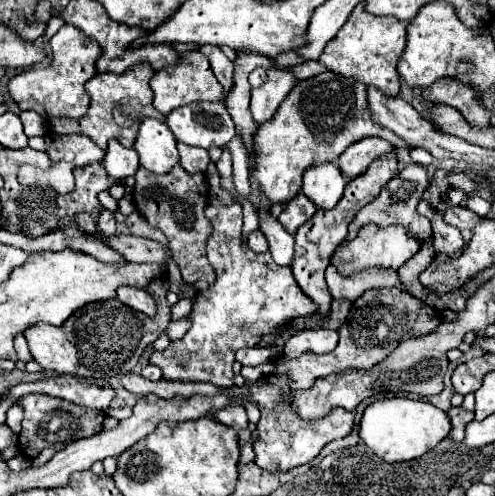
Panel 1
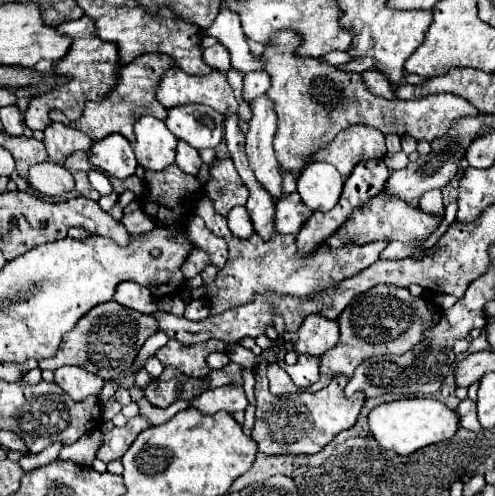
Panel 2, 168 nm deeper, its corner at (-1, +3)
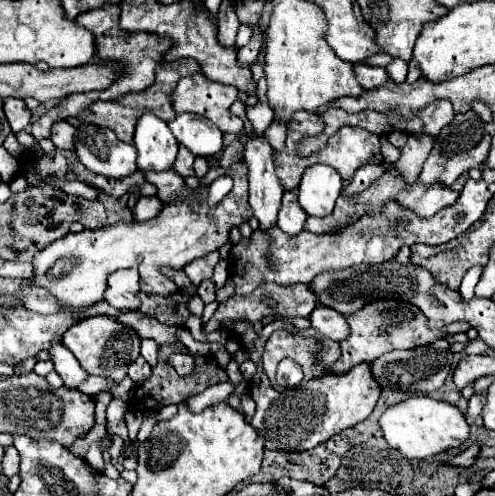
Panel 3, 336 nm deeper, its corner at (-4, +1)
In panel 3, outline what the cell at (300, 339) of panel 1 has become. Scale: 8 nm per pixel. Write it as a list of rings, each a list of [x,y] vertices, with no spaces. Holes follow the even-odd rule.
[[[316,307],[310,313],[310,323],[312,323],[312,329],[320,337],[328,337],[328,339],[334,339],[334,341],[342,341],[350,333],[346,317],[336,313],[334,309],[328,309],[328,307],[320,307],[320,309]]]

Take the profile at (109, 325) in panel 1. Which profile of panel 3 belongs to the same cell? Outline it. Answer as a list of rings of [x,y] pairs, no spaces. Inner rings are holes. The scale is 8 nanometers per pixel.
[[[90,317],[78,321],[64,333],[62,343],[74,353],[86,373],[100,375],[116,383],[128,373],[128,365],[140,355],[140,337],[130,327],[118,323],[112,317]]]

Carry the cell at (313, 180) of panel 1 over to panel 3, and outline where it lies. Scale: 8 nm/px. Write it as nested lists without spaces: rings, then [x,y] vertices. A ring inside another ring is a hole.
[[[312,165],[304,171],[298,187],[300,207],[312,217],[326,217],[332,213],[342,187],[344,181],[336,169],[330,165]]]

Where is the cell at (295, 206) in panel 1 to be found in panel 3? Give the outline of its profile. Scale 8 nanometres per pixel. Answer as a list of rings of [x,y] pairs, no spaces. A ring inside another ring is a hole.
[[[286,191],[282,197],[280,213],[278,213],[278,227],[288,235],[296,235],[304,229],[306,217],[308,217],[306,211],[298,205],[296,191]]]

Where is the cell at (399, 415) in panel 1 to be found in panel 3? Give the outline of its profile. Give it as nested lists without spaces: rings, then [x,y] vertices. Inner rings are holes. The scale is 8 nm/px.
[[[410,397],[384,411],[380,427],[390,447],[398,449],[406,459],[426,459],[436,453],[460,447],[468,435],[470,427],[464,415],[450,403],[436,401],[432,397]]]

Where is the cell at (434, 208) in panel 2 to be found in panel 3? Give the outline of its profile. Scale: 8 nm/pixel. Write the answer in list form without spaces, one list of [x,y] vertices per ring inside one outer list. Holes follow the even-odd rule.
[[[410,135],[408,143],[400,149],[400,159],[396,163],[392,163],[392,165],[386,165],[386,169],[396,167],[398,173],[406,181],[414,183],[416,177],[420,175],[420,169],[422,169],[424,161],[426,161],[426,157],[428,157],[434,141],[436,139],[428,137],[428,135]]]

